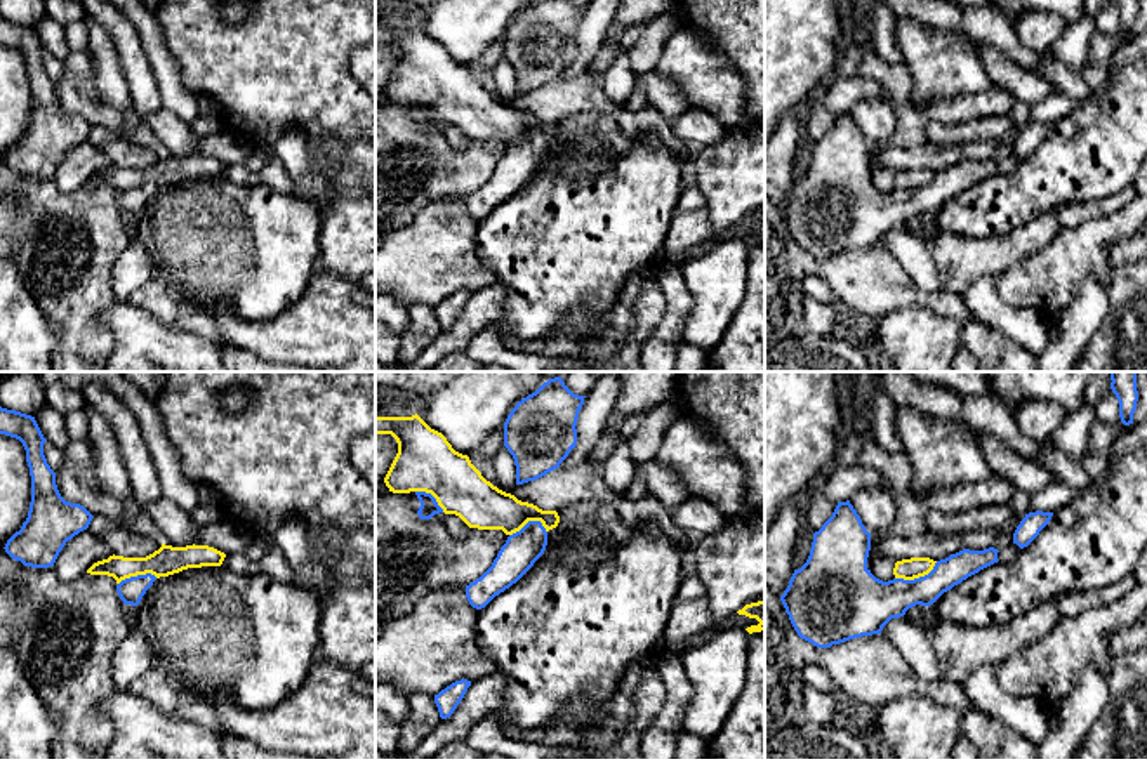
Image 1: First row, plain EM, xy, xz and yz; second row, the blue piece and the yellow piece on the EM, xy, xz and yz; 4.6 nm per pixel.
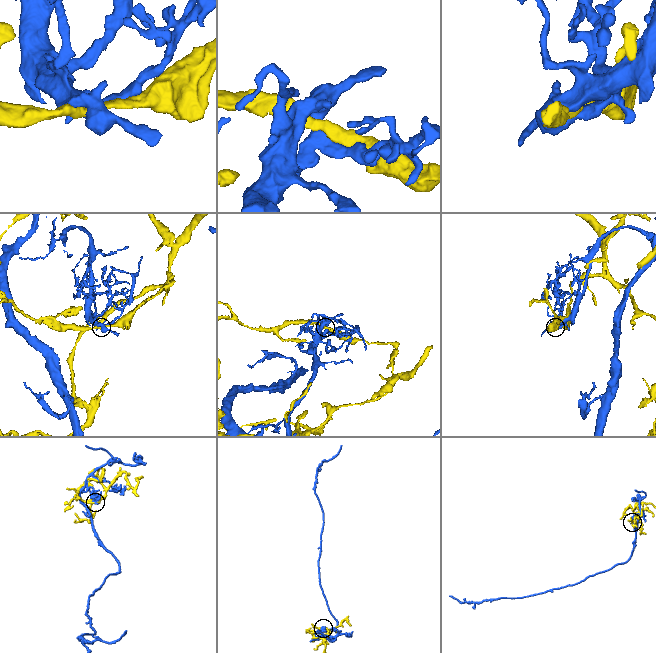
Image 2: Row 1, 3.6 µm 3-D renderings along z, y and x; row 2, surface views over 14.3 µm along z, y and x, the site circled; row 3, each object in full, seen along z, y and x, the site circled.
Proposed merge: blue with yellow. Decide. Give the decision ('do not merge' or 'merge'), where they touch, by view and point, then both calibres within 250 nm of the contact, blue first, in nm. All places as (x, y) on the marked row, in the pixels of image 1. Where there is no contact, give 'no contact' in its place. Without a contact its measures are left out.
do not merge; meets blue in yz at (916, 579); 240 nm thick on the blue side, 100 nm on the other

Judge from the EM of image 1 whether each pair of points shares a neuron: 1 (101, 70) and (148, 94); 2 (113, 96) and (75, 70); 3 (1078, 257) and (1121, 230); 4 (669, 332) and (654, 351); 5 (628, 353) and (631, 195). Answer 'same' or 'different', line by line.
1: different
2: different
3: same
4: same
5: different

